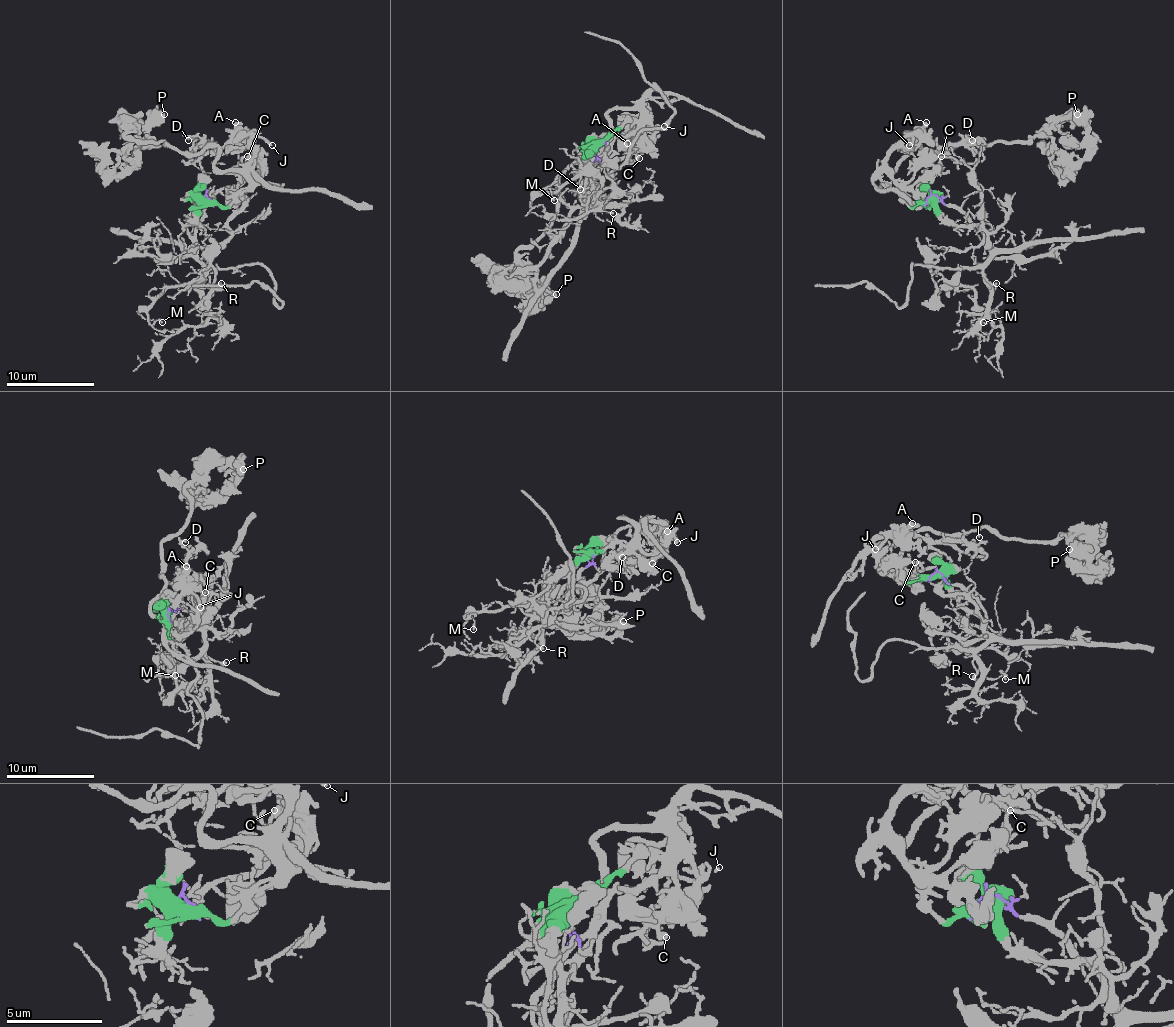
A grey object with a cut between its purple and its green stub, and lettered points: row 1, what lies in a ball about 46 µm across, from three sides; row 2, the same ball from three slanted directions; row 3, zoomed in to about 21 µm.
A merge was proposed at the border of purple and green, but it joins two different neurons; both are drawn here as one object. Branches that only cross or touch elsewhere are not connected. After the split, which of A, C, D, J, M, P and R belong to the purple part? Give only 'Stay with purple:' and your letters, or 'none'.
Stay with purple: M, R

